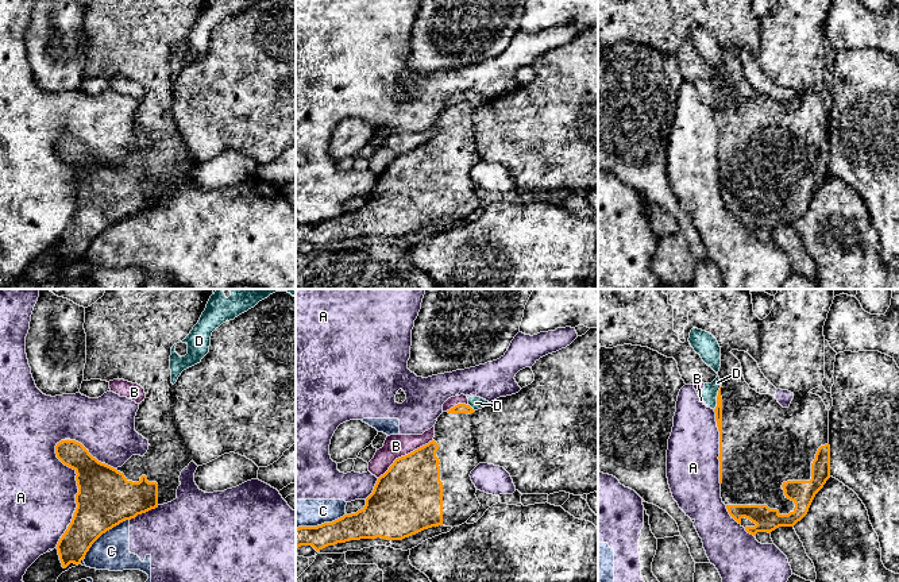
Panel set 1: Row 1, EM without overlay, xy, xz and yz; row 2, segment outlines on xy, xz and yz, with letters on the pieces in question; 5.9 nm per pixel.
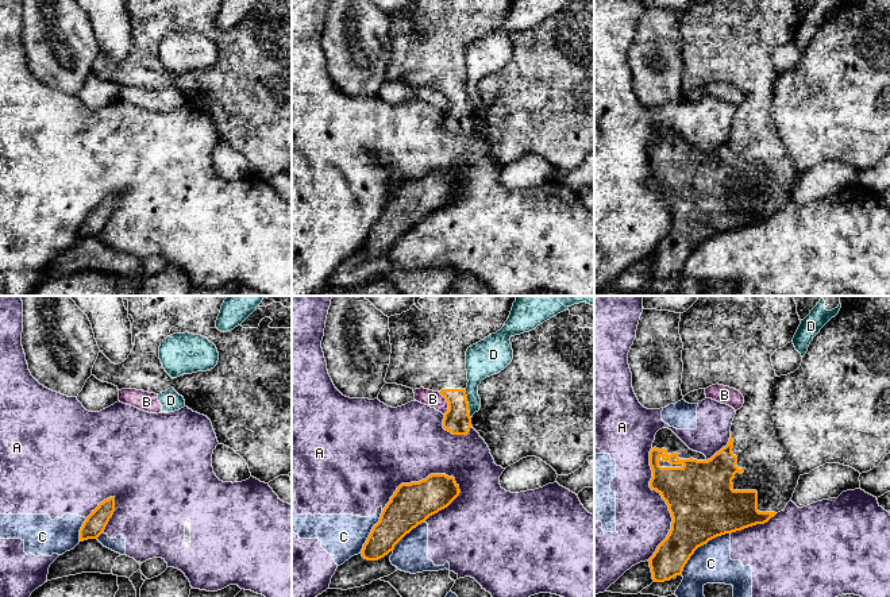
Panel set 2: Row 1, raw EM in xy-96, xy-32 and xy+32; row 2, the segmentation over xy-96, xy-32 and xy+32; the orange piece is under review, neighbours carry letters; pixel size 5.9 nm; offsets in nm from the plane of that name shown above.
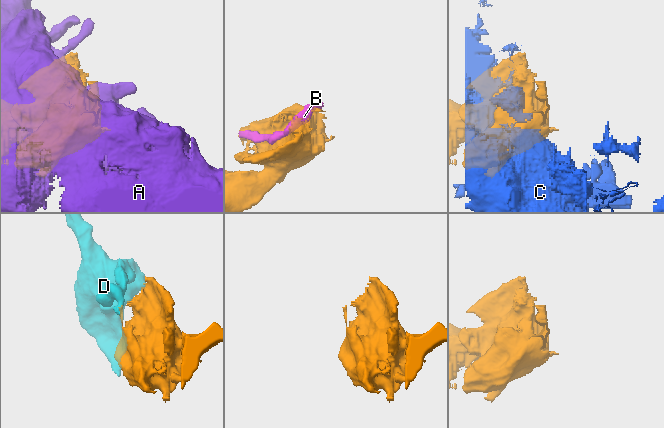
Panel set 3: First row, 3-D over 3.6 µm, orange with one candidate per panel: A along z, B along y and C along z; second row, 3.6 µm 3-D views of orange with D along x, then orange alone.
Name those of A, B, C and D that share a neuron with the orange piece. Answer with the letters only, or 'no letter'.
no letter

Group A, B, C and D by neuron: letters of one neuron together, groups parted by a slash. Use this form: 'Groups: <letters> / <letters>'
Groups: A C / B D

